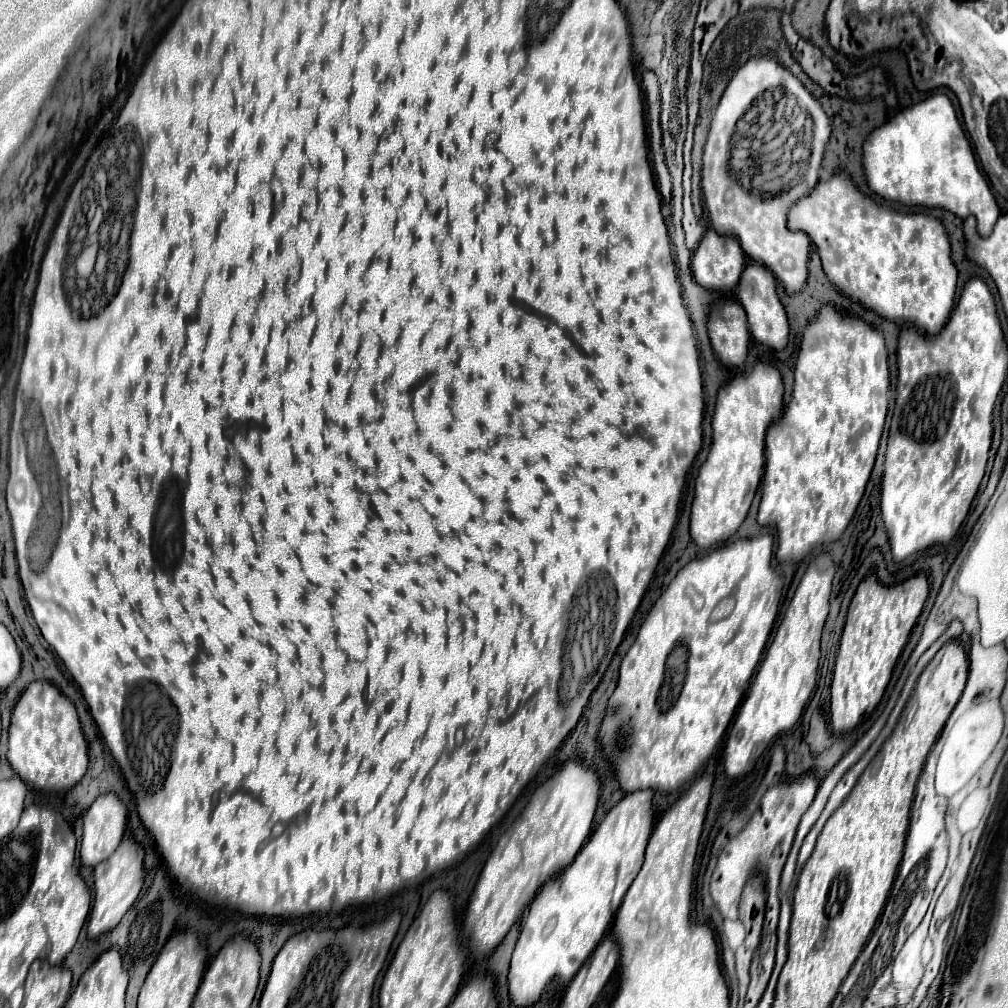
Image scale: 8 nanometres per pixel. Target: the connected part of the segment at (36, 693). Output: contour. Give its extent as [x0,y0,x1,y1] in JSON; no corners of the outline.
[7,681,89,791]

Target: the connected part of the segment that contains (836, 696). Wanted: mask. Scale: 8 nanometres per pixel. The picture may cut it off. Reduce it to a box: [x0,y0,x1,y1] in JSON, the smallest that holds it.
[831,572,929,731]

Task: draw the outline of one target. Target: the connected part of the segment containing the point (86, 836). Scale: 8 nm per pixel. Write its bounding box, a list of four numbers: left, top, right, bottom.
[81,793,127,867]

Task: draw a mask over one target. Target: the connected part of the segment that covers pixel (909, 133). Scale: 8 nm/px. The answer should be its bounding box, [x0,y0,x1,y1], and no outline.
[863,93,999,237]

